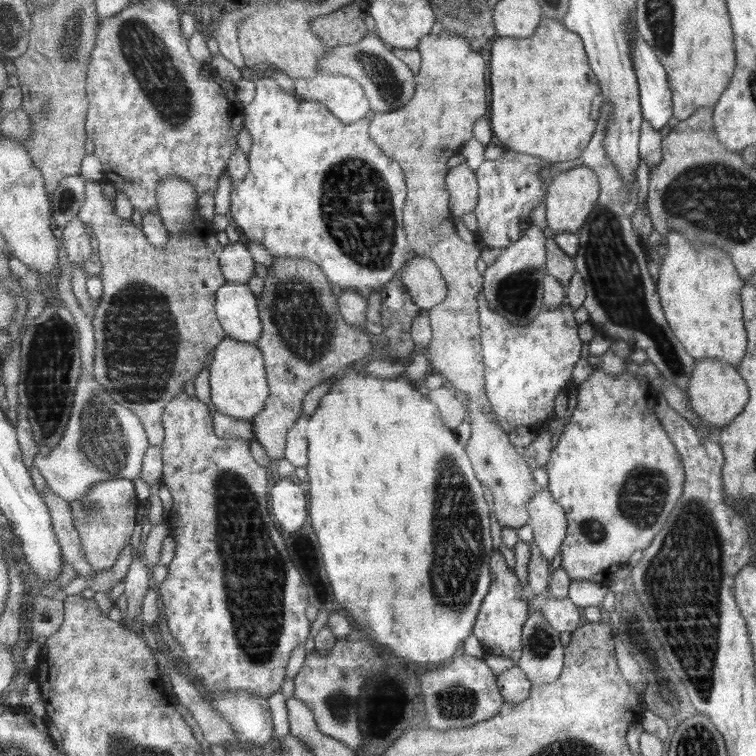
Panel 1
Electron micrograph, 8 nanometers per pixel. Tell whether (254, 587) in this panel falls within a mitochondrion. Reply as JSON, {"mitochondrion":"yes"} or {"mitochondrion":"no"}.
{"mitochondrion":"yes"}

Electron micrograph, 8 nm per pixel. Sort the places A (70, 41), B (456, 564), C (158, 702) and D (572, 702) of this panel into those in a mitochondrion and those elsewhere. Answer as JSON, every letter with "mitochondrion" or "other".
{"A":"mitochondrion","B":"mitochondrion","C":"other","D":"other"}

